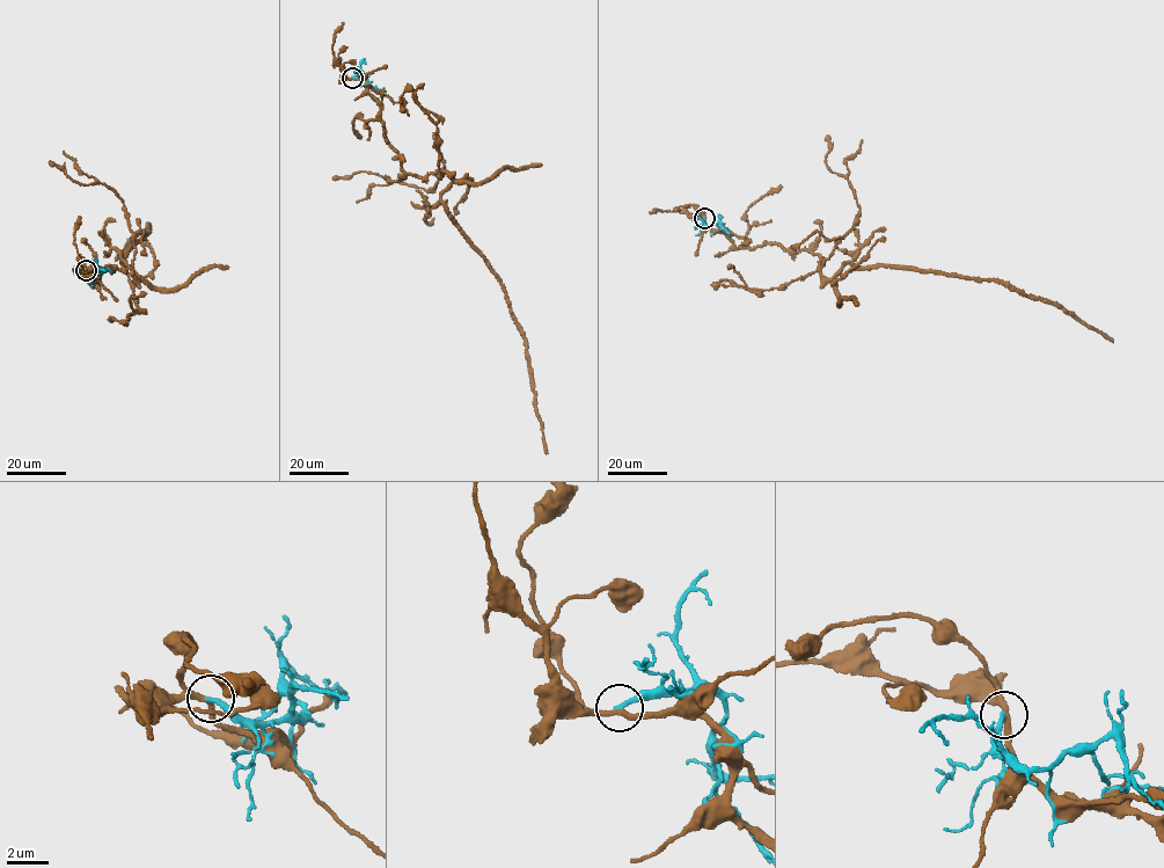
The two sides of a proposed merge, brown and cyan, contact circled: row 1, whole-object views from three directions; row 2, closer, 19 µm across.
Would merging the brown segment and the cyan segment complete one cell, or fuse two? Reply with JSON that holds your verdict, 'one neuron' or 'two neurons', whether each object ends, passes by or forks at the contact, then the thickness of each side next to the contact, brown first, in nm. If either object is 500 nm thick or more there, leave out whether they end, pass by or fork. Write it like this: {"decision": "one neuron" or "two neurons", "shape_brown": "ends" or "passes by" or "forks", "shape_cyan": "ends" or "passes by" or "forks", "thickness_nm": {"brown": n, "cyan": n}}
{"decision": "two neurons", "shape_brown": "passes by", "shape_cyan": "ends", "thickness_nm": {"brown": 280, "cyan": 280}}

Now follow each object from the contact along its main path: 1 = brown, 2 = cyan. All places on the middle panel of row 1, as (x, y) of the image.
1: (352, 78), (379, 104), (401, 168), (452, 180), (440, 199), (504, 292), (547, 453)
2: (352, 78), (365, 75), (366, 90), (375, 101), (378, 99)

